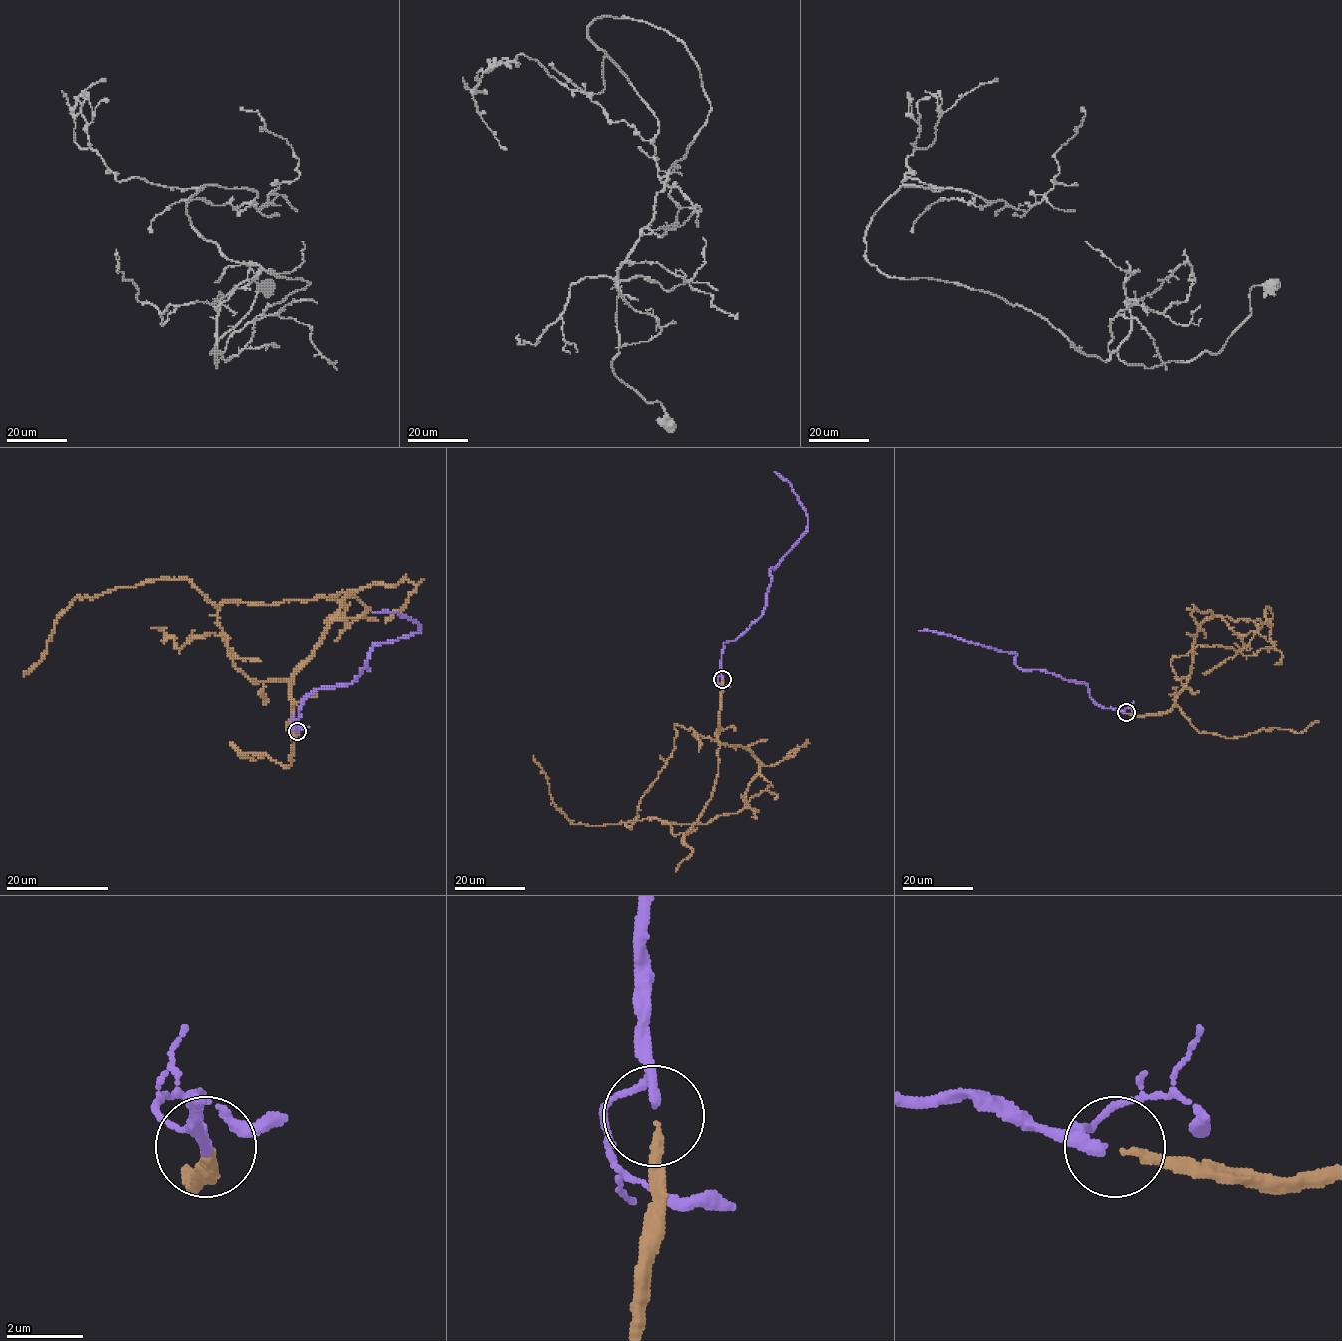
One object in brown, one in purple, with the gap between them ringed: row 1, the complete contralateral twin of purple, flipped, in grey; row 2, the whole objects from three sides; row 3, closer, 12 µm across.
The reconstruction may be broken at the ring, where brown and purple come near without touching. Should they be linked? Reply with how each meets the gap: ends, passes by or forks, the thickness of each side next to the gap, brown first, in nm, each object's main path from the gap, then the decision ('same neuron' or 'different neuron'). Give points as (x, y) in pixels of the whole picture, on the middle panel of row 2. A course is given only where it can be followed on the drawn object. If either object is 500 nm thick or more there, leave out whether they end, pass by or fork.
brown ends there; purple passes by; 200 nm thick on the brown side, 200 nm on the other; brown runs (722, 679), (718, 741), (746, 748), (759, 763), (738, 812), (706, 823), (573, 824), (533, 755); purple runs (722, 678), (724, 643), (737, 638), (761, 615), (770, 568), (807, 525), (806, 513), (792, 486), (775, 471); same neuron

